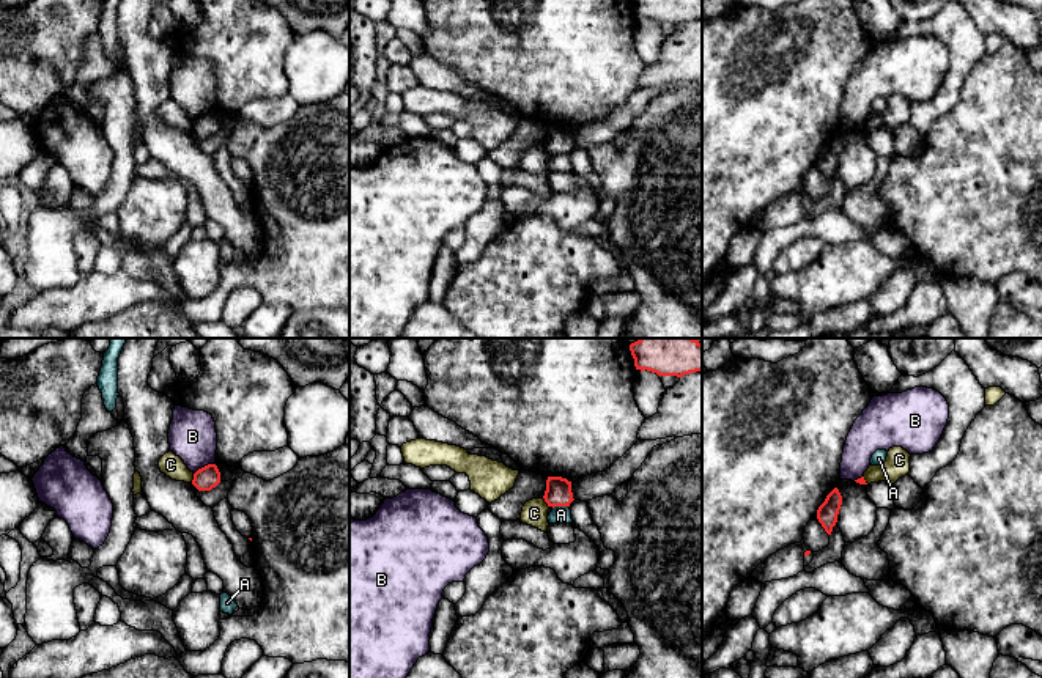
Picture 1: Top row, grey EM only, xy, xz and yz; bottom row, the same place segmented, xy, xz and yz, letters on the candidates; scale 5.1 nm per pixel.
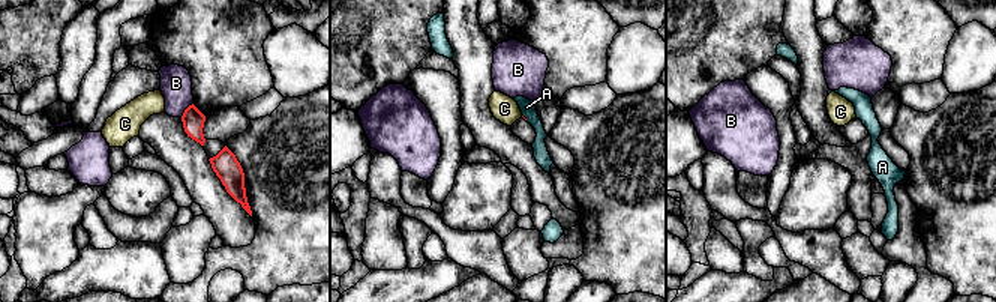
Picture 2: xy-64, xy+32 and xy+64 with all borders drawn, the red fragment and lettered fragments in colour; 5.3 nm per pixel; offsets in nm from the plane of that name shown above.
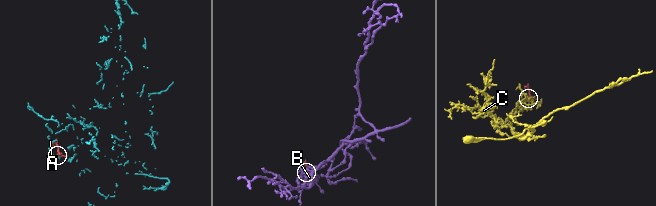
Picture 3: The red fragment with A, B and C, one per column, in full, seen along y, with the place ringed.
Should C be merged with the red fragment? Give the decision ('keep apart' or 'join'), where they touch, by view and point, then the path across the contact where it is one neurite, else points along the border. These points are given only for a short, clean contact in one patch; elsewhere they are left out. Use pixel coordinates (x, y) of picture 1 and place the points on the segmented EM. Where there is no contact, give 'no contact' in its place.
keep apart; meets red in xy at (194, 479); border along xy (194, 474), (191, 482)

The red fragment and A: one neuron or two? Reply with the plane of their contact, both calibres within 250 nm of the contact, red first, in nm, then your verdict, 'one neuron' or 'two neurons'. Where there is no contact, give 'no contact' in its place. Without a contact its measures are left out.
xz | 130/100 nm | two neurons

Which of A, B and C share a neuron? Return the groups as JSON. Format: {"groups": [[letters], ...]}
{"groups": [["A"], ["B"], ["C"]]}

